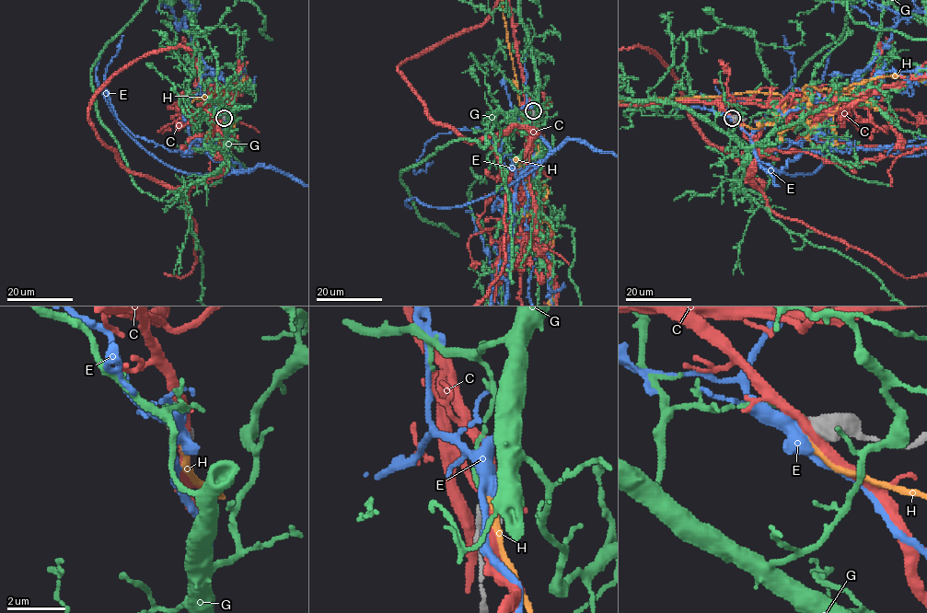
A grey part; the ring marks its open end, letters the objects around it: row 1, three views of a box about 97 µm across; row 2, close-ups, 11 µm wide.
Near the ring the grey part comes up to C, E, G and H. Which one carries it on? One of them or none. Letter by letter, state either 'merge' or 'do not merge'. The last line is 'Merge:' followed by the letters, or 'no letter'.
C: do not merge
E: do not merge
G: do not merge
H: merge
Merge: H

